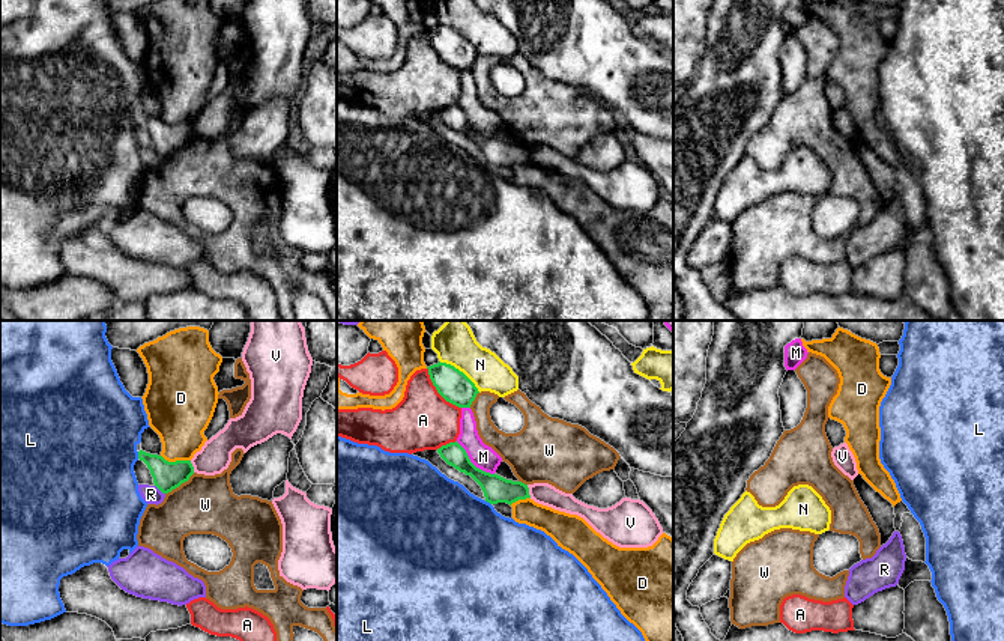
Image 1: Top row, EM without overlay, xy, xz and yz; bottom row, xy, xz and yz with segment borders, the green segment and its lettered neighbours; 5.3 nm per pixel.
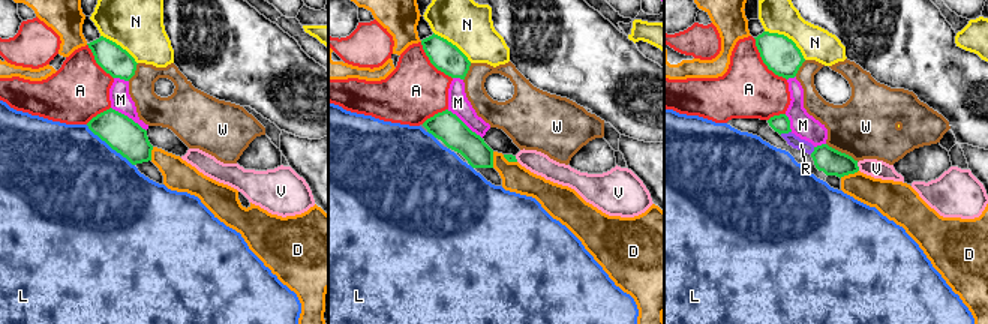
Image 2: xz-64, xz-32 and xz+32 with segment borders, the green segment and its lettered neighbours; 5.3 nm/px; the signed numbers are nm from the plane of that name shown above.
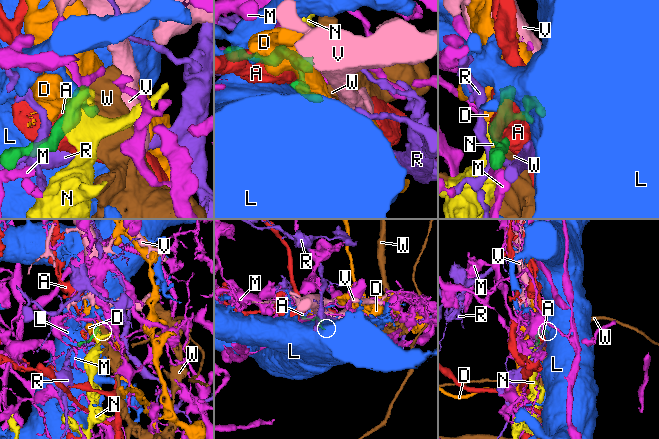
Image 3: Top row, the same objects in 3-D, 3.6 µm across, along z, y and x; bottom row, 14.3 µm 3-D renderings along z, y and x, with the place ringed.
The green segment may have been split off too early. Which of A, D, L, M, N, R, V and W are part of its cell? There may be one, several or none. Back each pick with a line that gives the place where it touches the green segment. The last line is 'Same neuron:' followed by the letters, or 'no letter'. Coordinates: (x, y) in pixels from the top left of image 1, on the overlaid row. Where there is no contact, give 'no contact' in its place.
Same neuron: no letter

